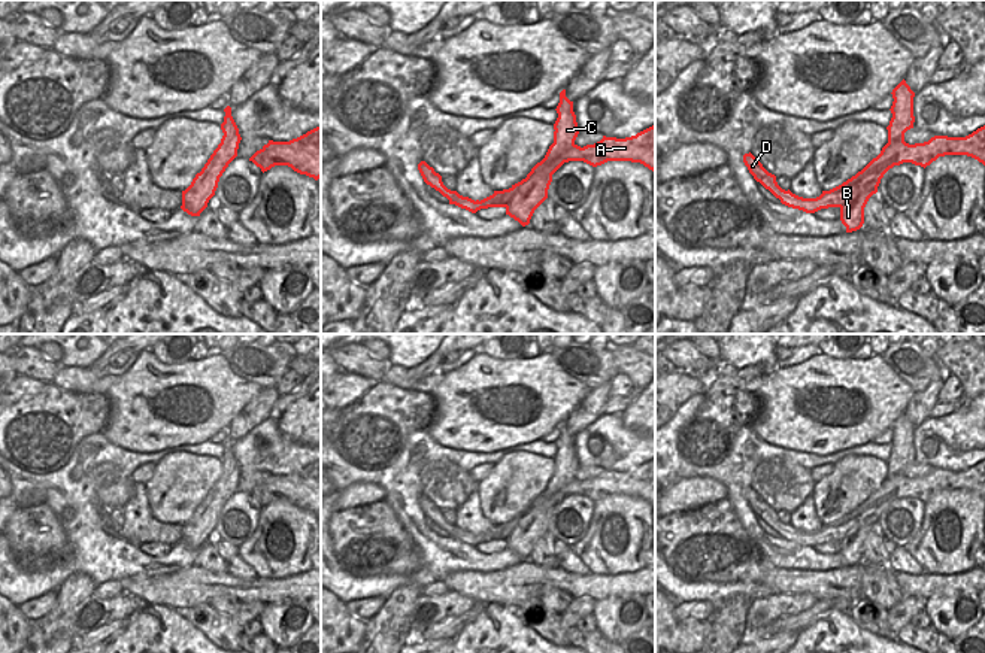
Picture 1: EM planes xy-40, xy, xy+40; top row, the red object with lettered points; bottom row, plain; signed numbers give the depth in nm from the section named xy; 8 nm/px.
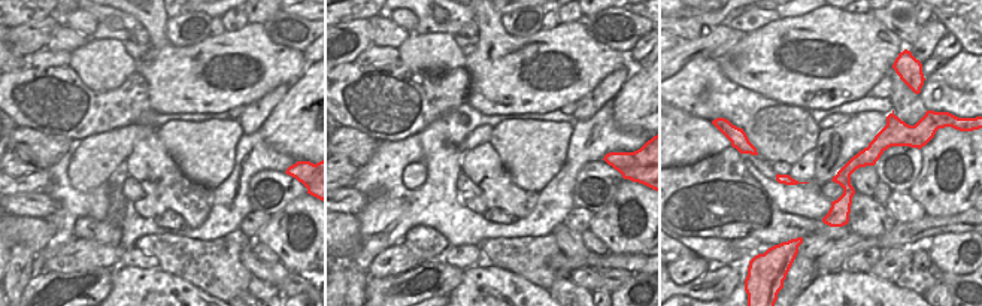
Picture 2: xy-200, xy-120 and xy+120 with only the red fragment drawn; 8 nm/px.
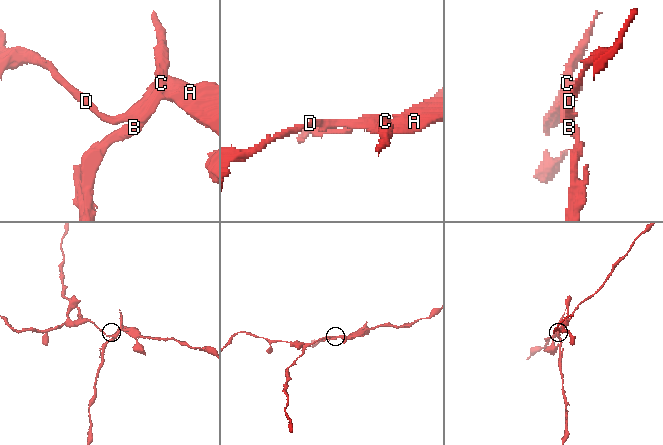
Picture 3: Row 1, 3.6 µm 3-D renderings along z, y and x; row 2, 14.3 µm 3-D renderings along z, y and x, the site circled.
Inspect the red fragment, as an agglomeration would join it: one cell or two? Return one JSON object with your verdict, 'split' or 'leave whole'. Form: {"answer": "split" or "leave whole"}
{"answer": "split"}

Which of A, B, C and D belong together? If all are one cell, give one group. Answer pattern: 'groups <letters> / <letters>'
groups A D / B C

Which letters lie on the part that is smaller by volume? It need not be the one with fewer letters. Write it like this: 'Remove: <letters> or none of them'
Remove: B, C.

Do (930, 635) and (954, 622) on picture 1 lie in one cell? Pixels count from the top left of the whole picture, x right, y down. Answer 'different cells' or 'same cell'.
different cells

